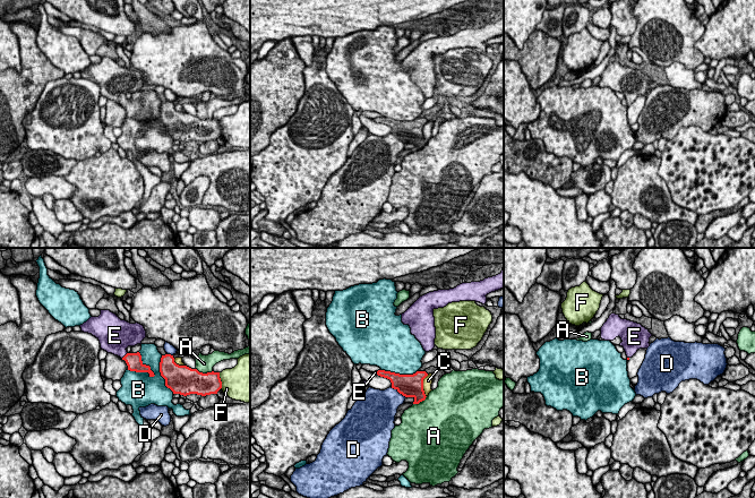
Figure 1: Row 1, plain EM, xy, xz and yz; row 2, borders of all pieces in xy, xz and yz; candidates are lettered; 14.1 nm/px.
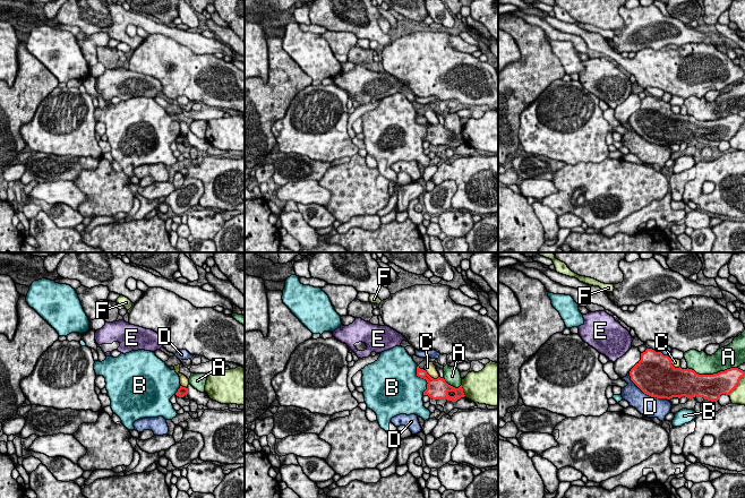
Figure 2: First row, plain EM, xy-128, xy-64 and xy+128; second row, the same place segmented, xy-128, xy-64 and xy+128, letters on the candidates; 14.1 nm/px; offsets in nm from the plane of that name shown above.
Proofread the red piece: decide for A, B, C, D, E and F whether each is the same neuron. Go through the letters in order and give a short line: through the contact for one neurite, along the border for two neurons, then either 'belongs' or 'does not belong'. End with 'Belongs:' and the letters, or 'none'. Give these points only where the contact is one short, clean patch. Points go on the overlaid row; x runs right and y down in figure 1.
A: does not belong
B: does not belong
C: does not belong
D: does not belong
E: xy (134, 361), (125, 355), (117, 346), (116, 341) | belongs
F: does not belong
Belongs: E

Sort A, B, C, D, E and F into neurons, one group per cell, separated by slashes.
A / B / C / D / E / F

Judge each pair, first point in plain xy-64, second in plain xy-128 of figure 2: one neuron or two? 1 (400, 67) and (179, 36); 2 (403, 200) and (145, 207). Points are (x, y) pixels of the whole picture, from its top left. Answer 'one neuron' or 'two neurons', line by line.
1: two neurons
2: two neurons

